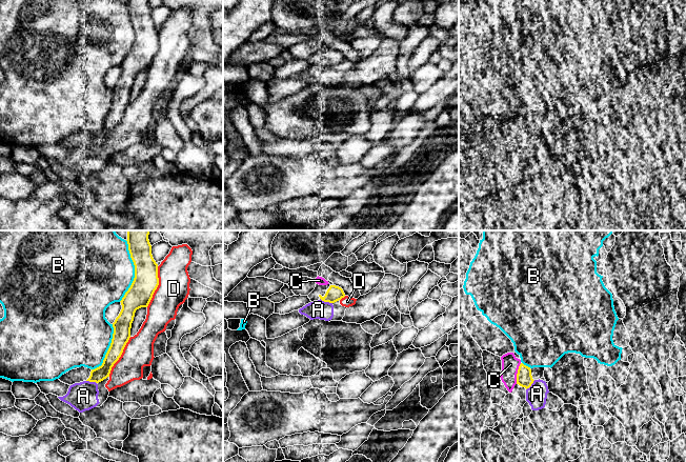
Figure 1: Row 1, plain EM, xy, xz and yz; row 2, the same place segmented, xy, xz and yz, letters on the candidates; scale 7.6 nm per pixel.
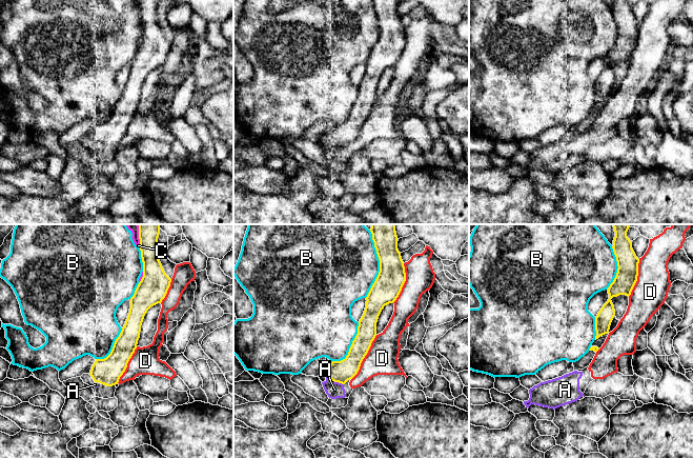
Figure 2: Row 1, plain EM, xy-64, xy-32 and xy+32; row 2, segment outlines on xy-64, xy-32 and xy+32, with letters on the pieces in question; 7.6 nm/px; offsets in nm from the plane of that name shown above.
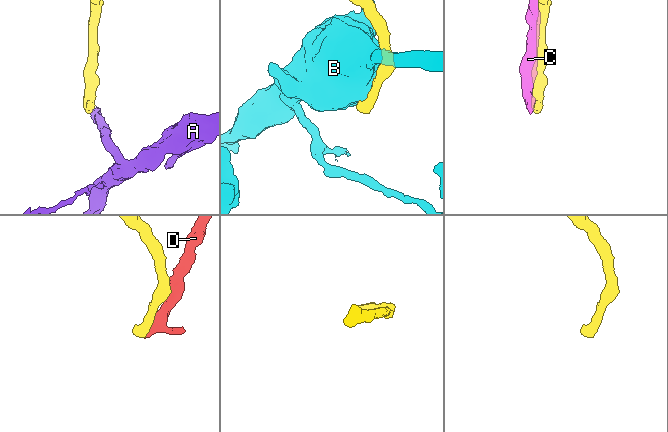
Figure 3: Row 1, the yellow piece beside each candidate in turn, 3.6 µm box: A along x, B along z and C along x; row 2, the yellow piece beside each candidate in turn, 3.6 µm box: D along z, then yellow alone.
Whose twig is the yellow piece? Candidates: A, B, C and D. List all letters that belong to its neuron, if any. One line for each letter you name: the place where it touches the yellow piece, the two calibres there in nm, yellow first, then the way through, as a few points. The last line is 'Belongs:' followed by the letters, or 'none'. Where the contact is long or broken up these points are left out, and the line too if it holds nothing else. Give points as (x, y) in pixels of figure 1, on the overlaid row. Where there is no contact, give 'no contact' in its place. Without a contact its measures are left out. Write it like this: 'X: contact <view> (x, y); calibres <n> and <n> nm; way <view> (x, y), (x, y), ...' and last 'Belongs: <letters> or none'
A: contact xz (326, 301); calibres 120 and 140 nm
Belongs: A

